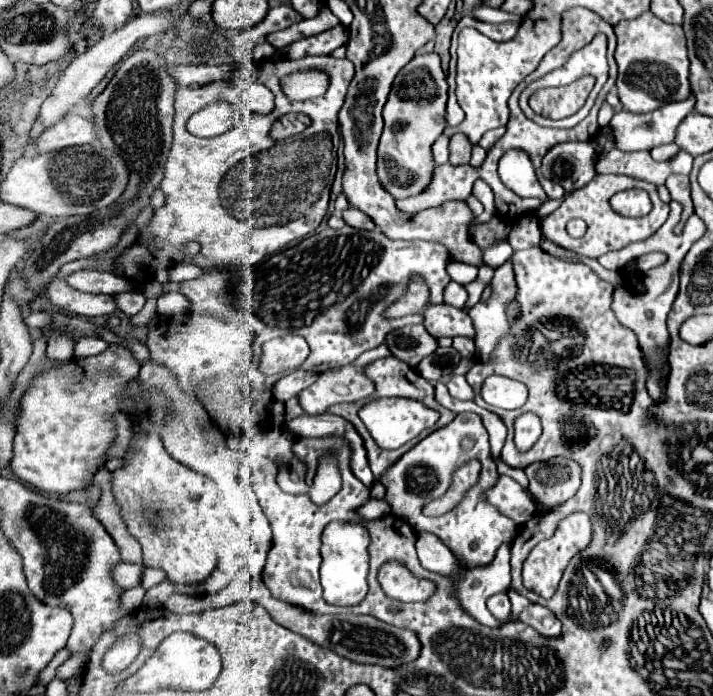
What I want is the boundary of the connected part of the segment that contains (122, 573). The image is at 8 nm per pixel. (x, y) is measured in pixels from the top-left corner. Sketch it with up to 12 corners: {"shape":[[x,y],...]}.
{"shape":[[121,563],[113,569],[123,589],[141,583],[143,565]]}

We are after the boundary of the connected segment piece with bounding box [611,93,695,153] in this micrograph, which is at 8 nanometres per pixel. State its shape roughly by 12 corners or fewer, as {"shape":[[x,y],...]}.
{"shape":[[693,93],[645,115],[611,119],[619,151],[651,151],[673,143]]}

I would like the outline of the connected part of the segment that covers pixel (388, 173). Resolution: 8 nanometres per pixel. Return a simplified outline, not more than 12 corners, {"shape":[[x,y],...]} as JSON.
{"shape":[[435,53],[399,71],[377,175],[395,199],[435,171],[447,79]]}

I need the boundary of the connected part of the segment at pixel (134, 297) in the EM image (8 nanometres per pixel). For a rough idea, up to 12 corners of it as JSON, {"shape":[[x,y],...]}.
{"shape":[[139,291],[115,295],[119,311],[127,317],[139,313],[145,295]]}

